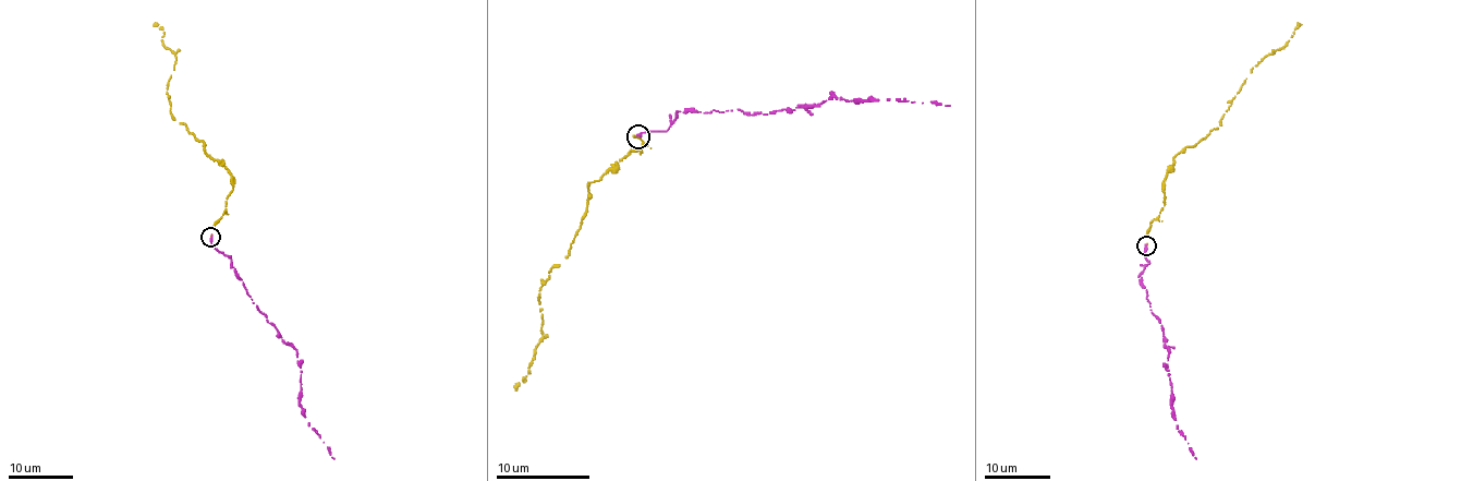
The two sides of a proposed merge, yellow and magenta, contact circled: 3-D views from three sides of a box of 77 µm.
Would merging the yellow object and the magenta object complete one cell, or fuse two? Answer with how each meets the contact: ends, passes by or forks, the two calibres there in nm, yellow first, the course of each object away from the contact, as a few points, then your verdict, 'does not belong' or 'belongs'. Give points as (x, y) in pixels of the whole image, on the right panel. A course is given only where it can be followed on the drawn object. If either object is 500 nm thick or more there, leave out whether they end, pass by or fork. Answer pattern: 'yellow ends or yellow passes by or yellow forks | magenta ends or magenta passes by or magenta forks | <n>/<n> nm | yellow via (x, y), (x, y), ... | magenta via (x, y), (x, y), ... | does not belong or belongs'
yellow ends | magenta ends | 130/280 nm | yellow via (1146, 247), (1152, 220), (1165, 205), (1164, 182), (1175, 156), (1217, 128), (1251, 69), (1283, 46), (1301, 25) | magenta via (1145, 247), (1144, 254), (1149, 262), (1141, 280), (1149, 309), (1164, 329), (1177, 429), (1195, 458) | belongs

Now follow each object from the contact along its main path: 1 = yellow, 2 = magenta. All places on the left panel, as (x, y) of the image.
1: (210, 237), (232, 177), (171, 116), (167, 87), (175, 52), (163, 45), (163, 29), (153, 25)
2: (211, 237), (211, 244), (231, 260), (253, 302), (296, 350), (300, 406), (333, 458)

